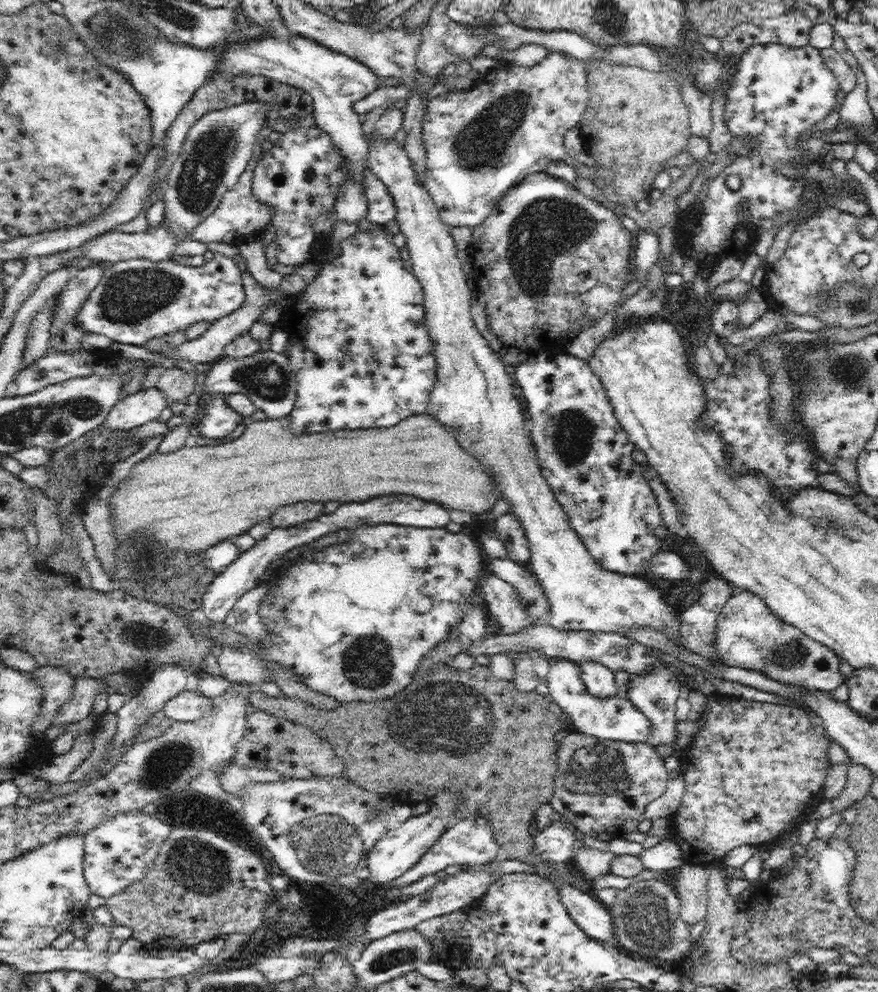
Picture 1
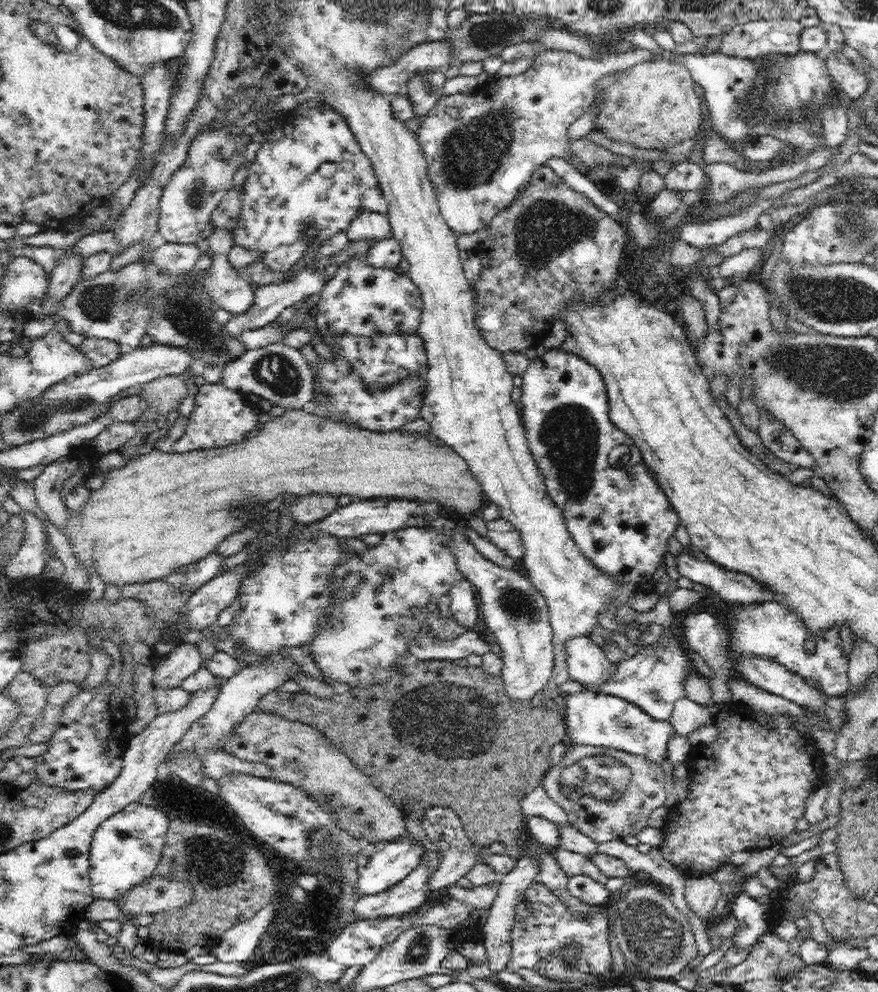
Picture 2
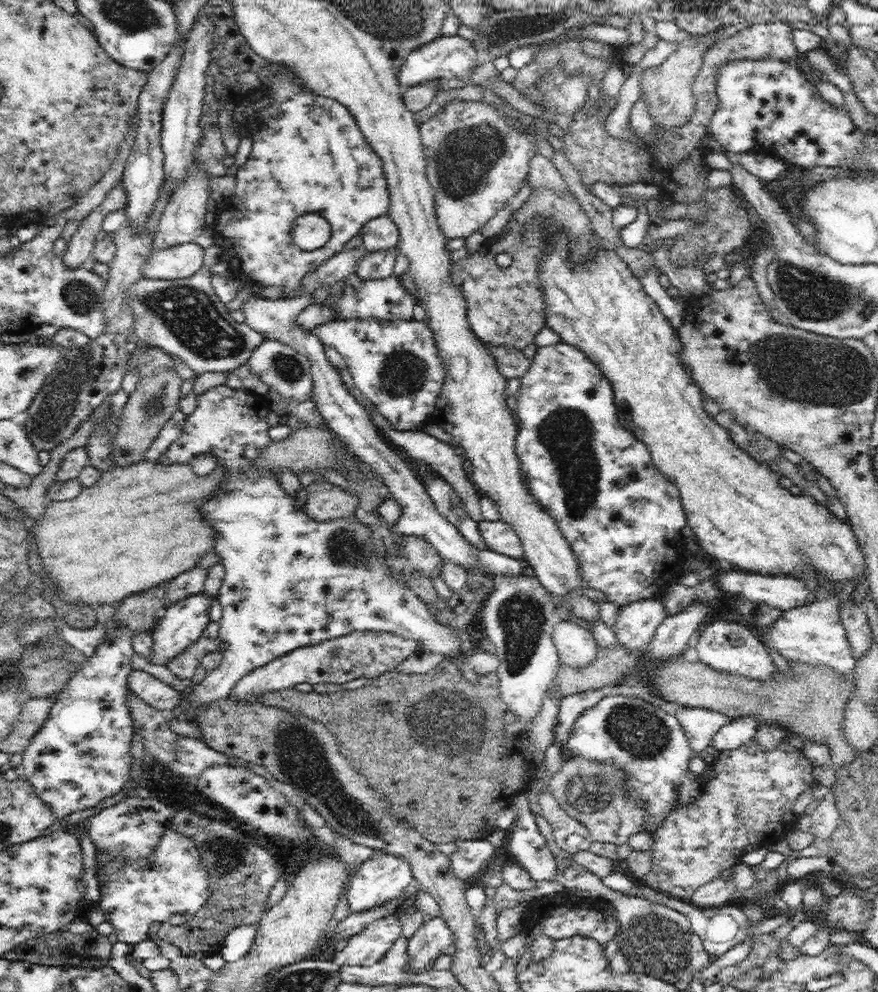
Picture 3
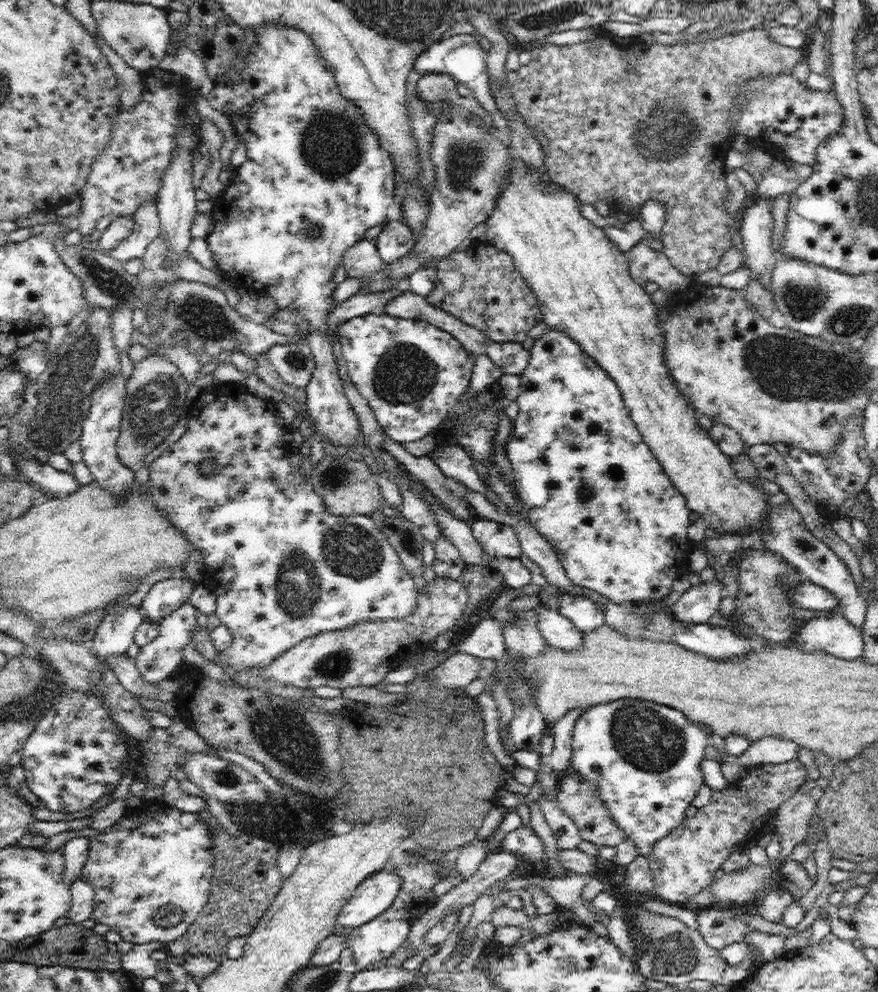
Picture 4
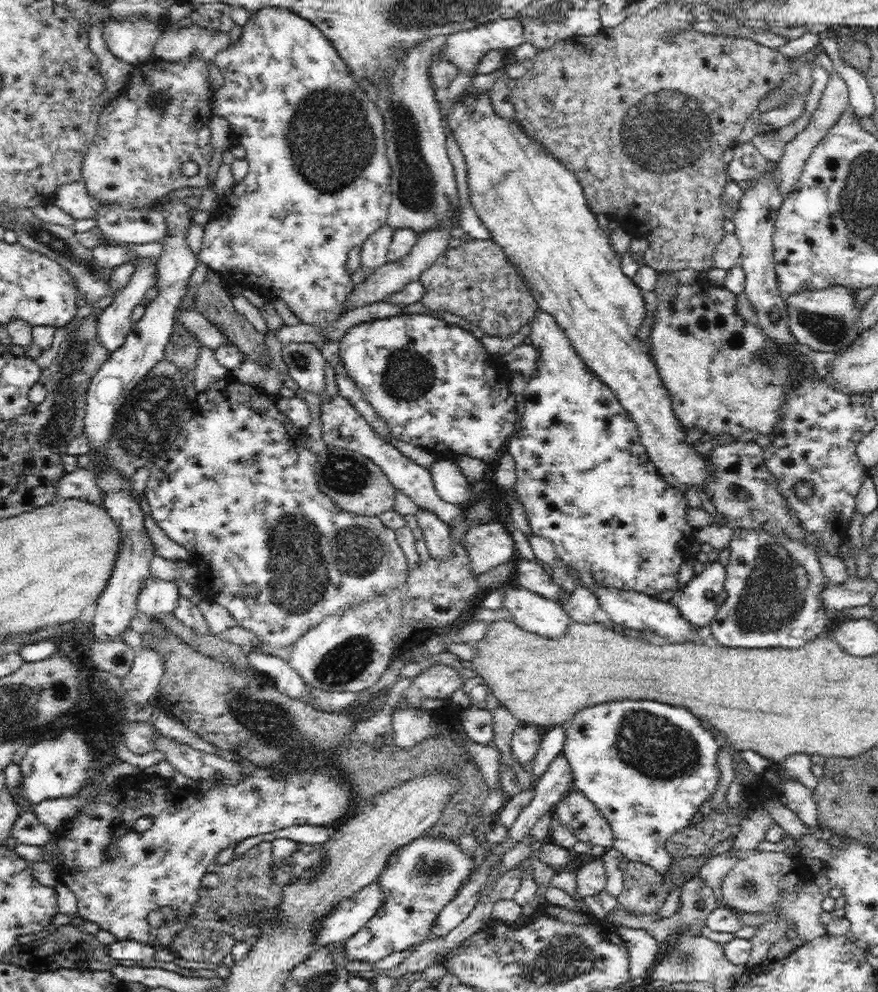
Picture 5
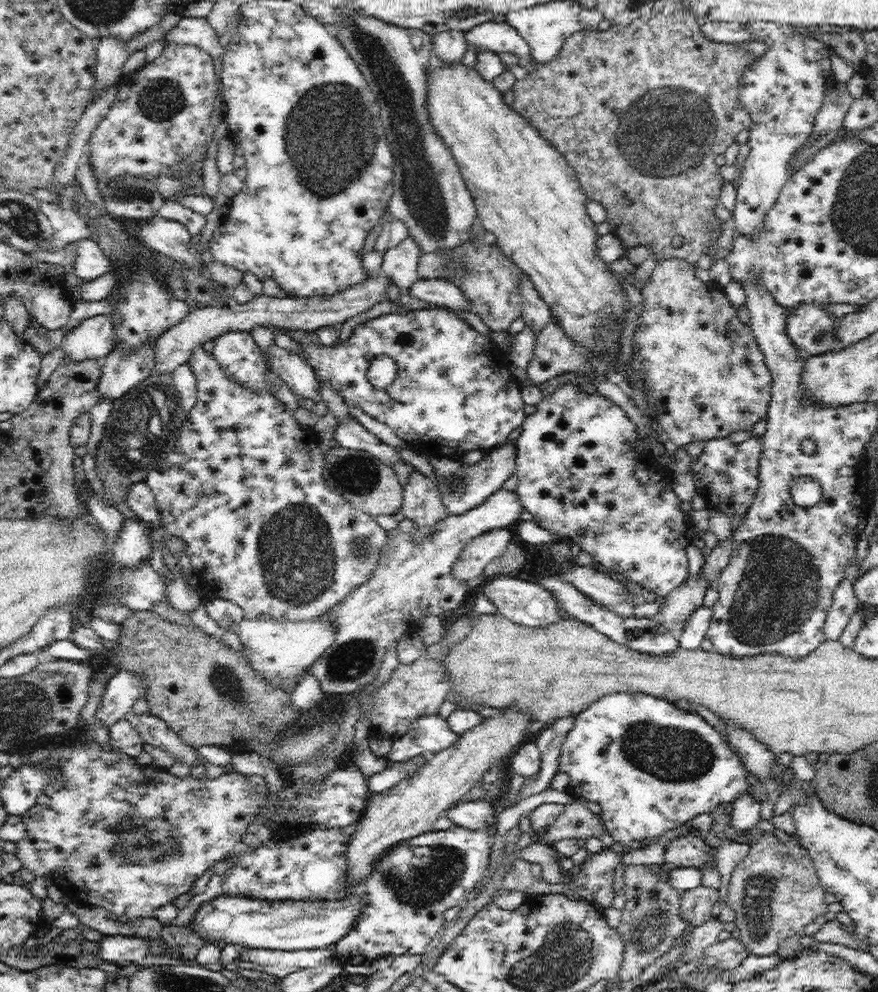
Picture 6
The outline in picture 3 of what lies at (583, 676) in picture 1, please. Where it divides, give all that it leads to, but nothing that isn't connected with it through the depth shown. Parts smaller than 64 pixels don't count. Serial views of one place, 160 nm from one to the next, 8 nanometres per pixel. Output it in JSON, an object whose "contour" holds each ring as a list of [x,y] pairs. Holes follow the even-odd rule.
{"contour":[[[557,617],[550,630],[550,639],[557,649],[559,661],[574,667],[589,664],[597,654],[597,643],[590,629]]]}

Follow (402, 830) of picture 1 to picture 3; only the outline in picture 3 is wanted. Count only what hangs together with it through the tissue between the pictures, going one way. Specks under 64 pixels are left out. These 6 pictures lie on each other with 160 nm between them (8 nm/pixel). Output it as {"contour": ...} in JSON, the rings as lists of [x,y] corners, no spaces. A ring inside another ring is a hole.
{"contour":[[[375,851],[354,873],[352,880],[349,882],[346,900],[348,900],[348,904],[350,905],[351,914],[357,915],[361,912],[373,911],[374,909],[385,907],[394,899],[406,893],[406,889],[412,879],[413,876],[406,861],[382,851]]]}

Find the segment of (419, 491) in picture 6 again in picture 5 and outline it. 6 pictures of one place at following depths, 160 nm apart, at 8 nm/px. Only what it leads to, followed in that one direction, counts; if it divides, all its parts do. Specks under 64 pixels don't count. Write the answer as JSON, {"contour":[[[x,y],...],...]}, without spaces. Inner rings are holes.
{"contour":[[[419,506],[416,514],[417,526],[422,528],[423,540],[434,556],[444,556],[450,548],[448,525],[434,512]]]}

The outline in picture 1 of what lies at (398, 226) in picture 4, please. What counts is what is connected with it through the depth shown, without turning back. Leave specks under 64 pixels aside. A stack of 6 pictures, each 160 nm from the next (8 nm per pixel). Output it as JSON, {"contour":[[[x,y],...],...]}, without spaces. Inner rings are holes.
{"contour":[[[348,184],[346,192],[338,198],[336,216],[338,224],[360,224],[362,220],[369,220],[370,206],[363,187],[359,184]]]}

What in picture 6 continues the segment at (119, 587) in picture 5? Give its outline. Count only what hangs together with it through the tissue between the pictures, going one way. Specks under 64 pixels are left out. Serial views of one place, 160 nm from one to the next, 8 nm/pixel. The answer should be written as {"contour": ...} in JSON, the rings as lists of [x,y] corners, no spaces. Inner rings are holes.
{"contour":[[[130,520],[121,532],[119,541],[112,544],[110,549],[113,553],[113,560],[118,564],[134,564],[142,556],[151,554],[150,532],[144,525],[135,520]]]}

